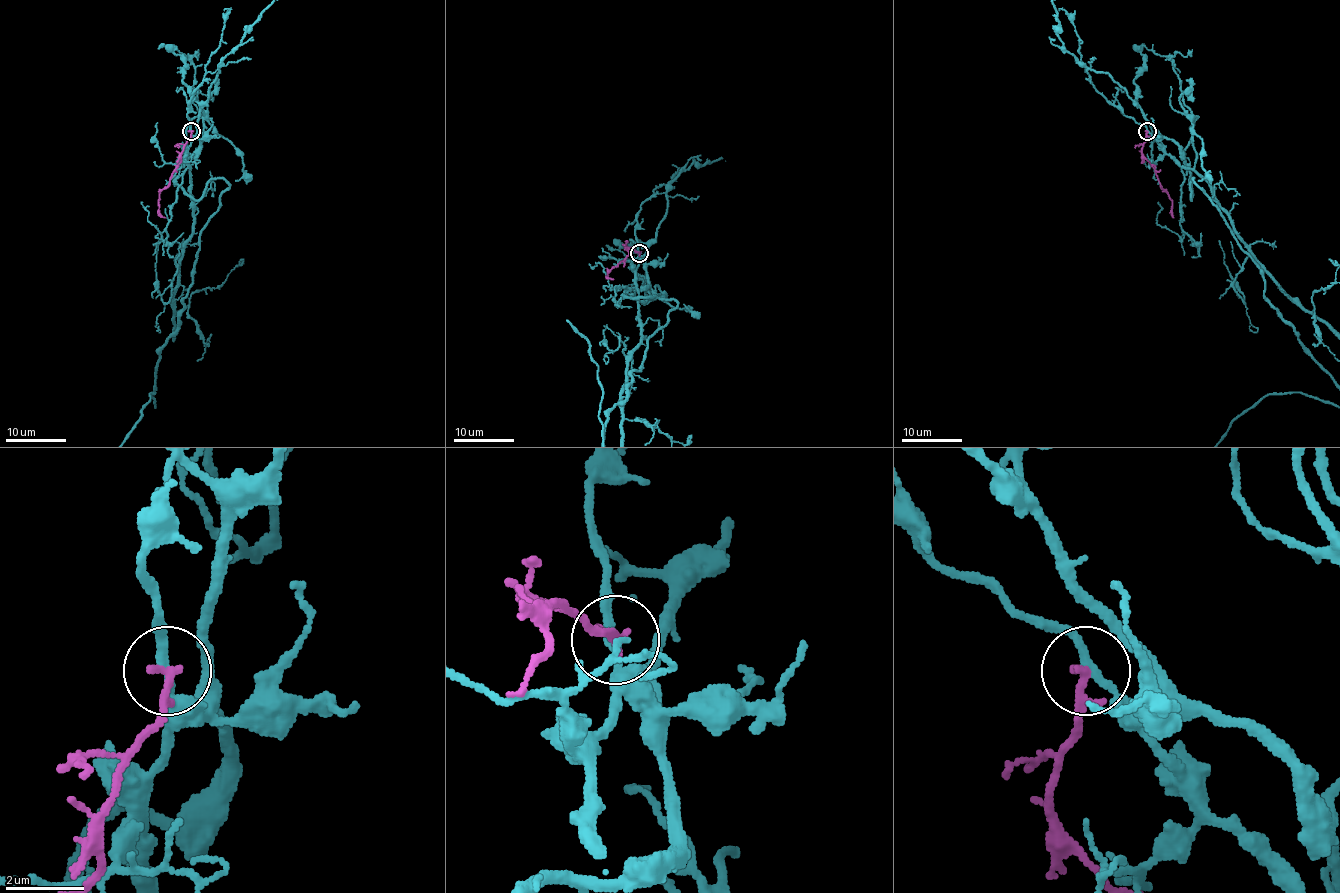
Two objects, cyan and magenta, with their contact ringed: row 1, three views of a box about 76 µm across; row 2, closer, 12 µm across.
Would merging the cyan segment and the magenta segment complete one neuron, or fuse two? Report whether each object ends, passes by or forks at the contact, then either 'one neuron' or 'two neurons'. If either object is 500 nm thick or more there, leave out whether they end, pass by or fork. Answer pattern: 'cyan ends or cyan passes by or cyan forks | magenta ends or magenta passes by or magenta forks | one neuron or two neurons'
cyan passes by | magenta ends | two neurons

